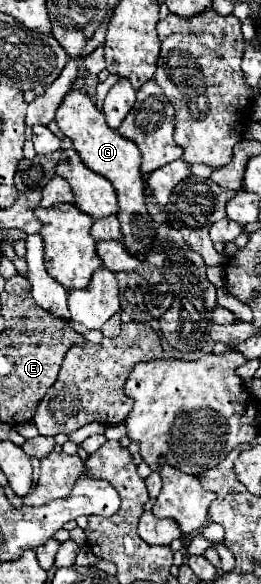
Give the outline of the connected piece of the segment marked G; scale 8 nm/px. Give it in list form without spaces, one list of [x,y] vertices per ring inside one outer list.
[[[71,90],[65,96],[65,100],[61,102],[61,106],[57,110],[55,122],[61,128],[61,132],[67,138],[71,138],[73,148],[81,156],[83,164],[89,170],[105,176],[113,184],[113,188],[117,192],[117,202],[119,202],[117,218],[121,222],[123,246],[129,254],[143,258],[145,250],[149,250],[149,242],[153,242],[153,234],[157,234],[157,224],[153,222],[153,218],[147,212],[145,180],[143,180],[143,174],[139,170],[141,154],[139,154],[137,146],[107,126],[105,114],[95,108],[91,98],[83,90]]]

